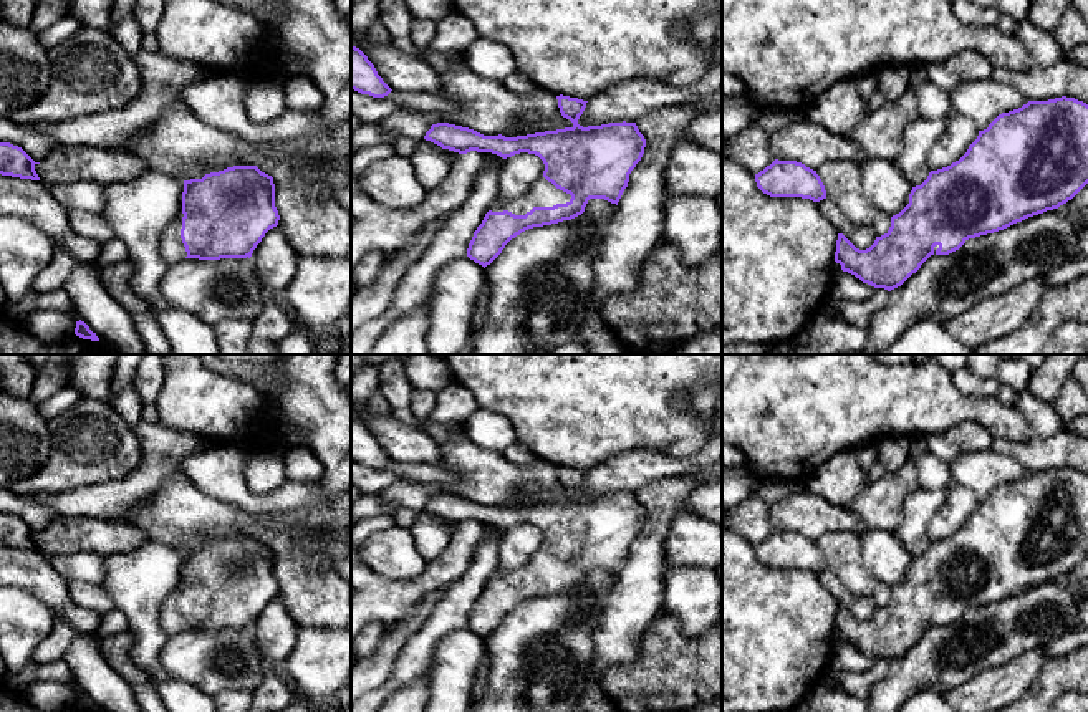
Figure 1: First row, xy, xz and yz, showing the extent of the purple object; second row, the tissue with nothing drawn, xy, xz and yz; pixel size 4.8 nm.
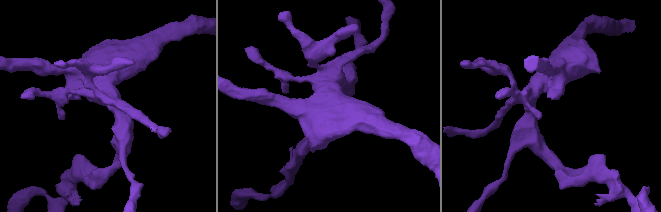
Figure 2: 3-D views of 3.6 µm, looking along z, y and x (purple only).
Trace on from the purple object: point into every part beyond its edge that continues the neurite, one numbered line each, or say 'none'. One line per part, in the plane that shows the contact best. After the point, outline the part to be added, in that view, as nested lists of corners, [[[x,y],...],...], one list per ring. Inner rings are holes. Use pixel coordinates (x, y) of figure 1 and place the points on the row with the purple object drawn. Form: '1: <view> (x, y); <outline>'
1: xz (542, 194); [[[540,177],[527,194],[512,199],[512,200],[500,200],[497,199],[490,207],[492,212],[503,212],[508,210],[515,215],[525,215],[533,207],[553,207],[556,204],[570,202],[571,195],[556,189],[551,182],[545,177]]]

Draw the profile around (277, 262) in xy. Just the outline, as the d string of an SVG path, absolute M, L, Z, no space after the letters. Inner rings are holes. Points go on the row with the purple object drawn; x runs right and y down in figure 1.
M278 227L265 233L250 258L270 293L285 291L298 270L298 253Z

